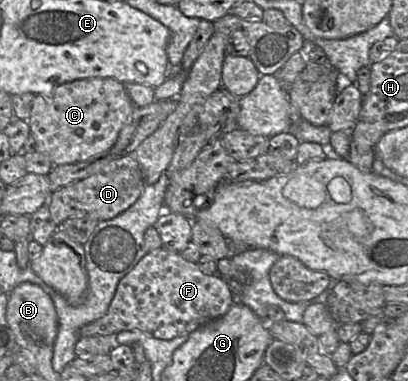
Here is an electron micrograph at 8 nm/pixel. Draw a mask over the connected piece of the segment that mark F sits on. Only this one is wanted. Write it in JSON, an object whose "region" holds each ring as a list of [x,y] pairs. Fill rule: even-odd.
{"region":[[[164,247],[148,252],[118,283],[106,313],[80,328],[80,337],[102,335],[113,338],[126,330],[141,330],[170,340],[190,334],[200,326],[224,316],[235,299],[216,273],[205,275],[196,263]]]}

